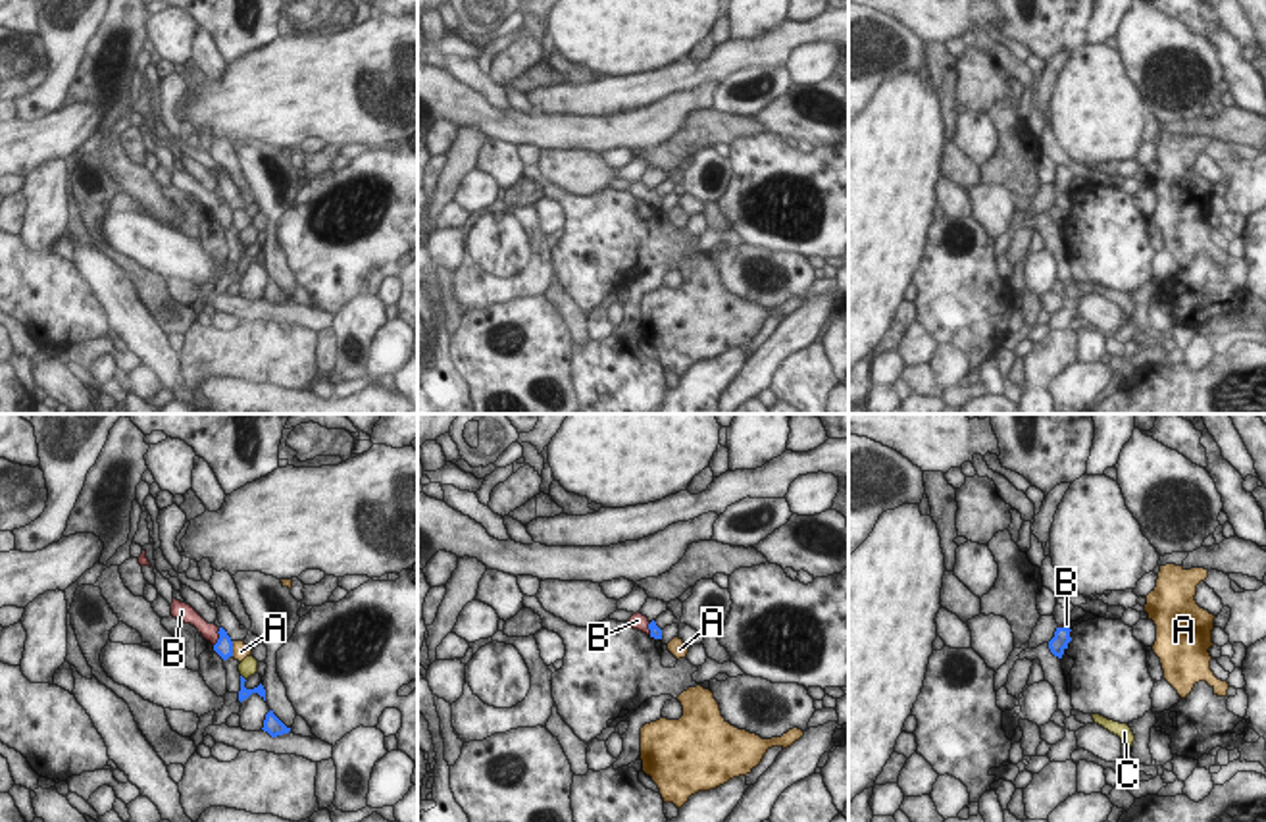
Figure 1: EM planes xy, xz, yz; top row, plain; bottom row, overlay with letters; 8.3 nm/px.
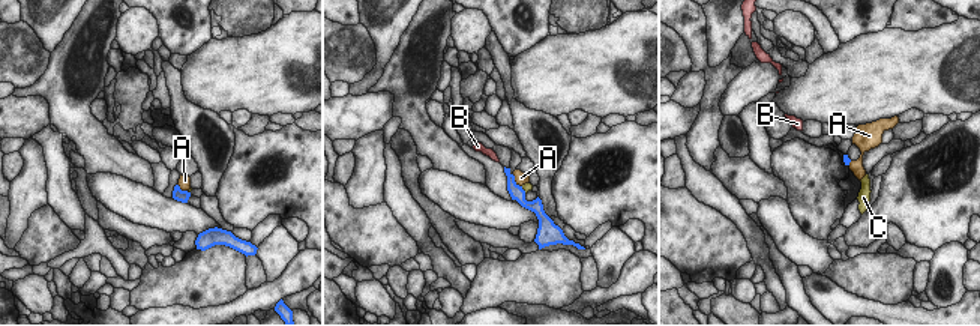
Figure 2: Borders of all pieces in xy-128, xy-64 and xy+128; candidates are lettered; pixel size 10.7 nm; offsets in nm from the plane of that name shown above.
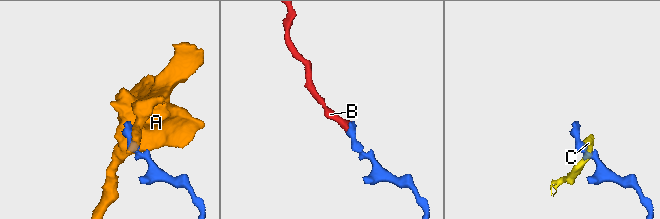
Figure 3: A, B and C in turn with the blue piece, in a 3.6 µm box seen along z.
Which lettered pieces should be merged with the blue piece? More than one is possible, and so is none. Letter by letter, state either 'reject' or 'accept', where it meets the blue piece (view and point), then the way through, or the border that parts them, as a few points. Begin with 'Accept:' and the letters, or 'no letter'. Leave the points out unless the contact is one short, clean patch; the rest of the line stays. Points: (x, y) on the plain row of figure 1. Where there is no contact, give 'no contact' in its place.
Accept: B
A: reject | xy (231, 218)
B: accept | xy (220, 206) | across xy (224, 216), (220, 206), (208, 201)
C: reject | xy (243, 247) | along xy (241, 243), (245, 249)

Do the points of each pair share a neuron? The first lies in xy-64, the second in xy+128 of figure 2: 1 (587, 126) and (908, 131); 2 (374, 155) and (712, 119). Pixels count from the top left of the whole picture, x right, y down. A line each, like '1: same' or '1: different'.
1: same
2: same

